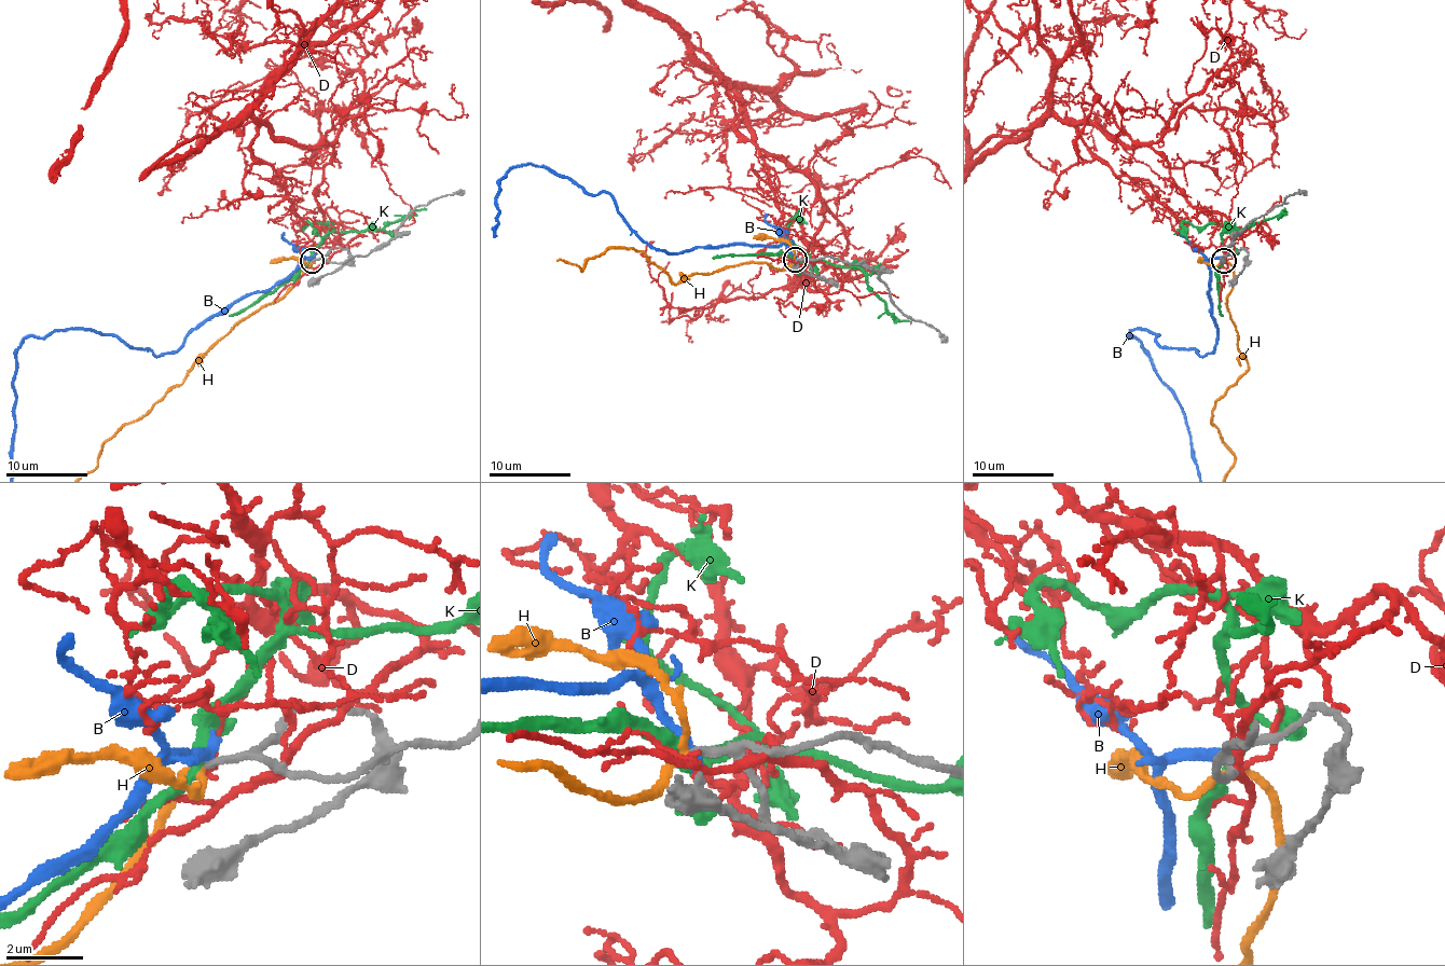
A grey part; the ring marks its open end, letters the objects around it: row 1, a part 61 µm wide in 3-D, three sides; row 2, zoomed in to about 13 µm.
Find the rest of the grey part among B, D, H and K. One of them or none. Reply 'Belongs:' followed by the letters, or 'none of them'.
Belongs: H

